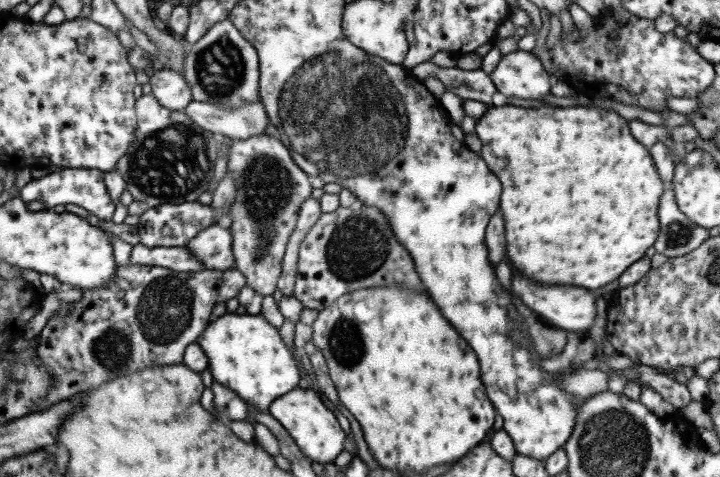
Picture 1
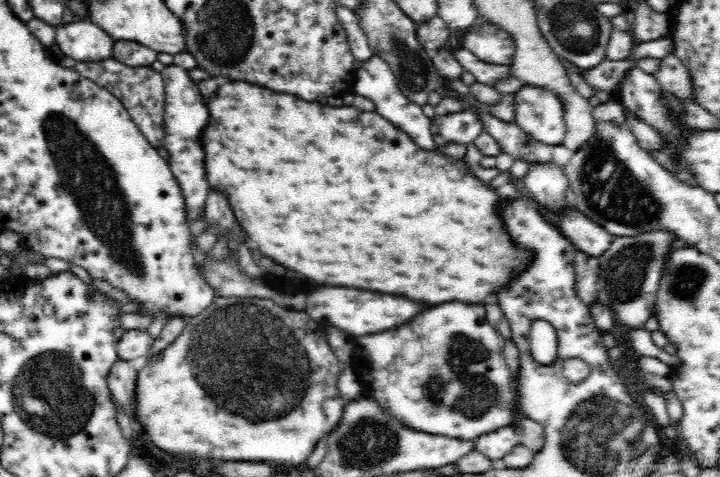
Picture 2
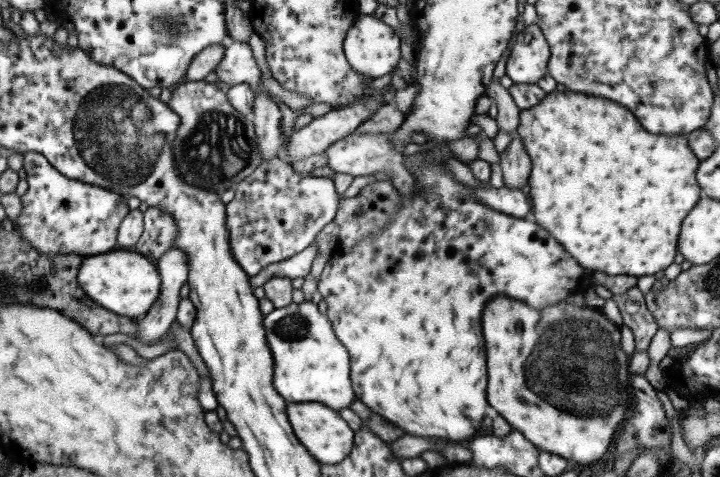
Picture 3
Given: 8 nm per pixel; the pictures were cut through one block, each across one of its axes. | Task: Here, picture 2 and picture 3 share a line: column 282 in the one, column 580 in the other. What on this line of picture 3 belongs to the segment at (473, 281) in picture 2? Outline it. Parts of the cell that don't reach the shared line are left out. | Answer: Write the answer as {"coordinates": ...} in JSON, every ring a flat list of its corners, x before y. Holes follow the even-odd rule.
{"coordinates":[[549,92,539,104,531,106,529,110,519,112,519,126,517,126,517,136,523,142,525,152,529,154,531,160,531,174,529,174,529,200,531,200,531,220,537,222,543,230,551,232,551,236,569,252,575,262,581,268,587,270,599,270,609,276,615,274,629,274,629,276,645,276,645,274,655,274,657,270,667,268,673,262,675,254,675,242,677,242,677,232,679,224,685,218,685,214,695,208,695,204,701,198,701,190,695,182,699,158,691,152,689,142,685,136,655,136,645,132,645,128,639,126,639,122,627,112,627,108,611,102,611,100,601,100,599,96,585,96,585,94,575,94,575,92]]}

